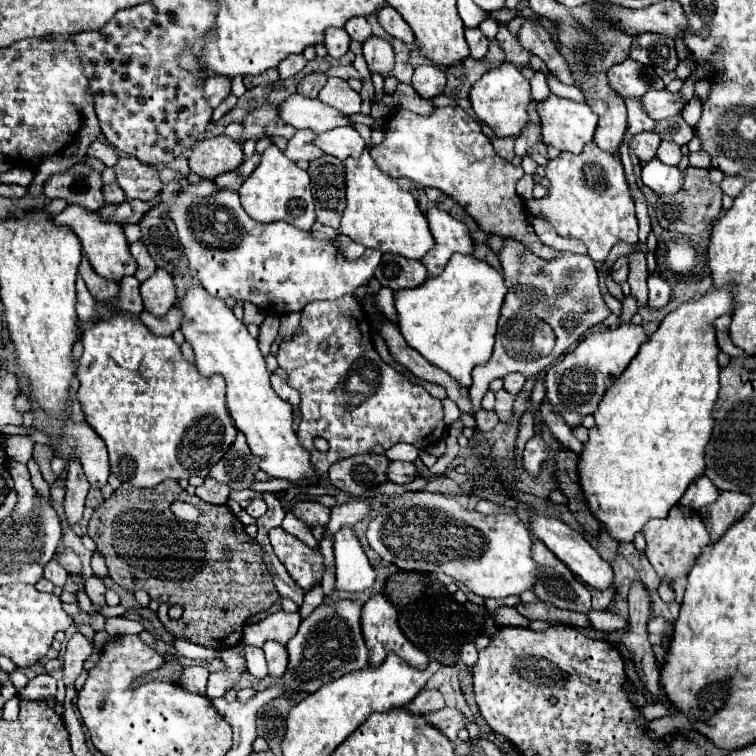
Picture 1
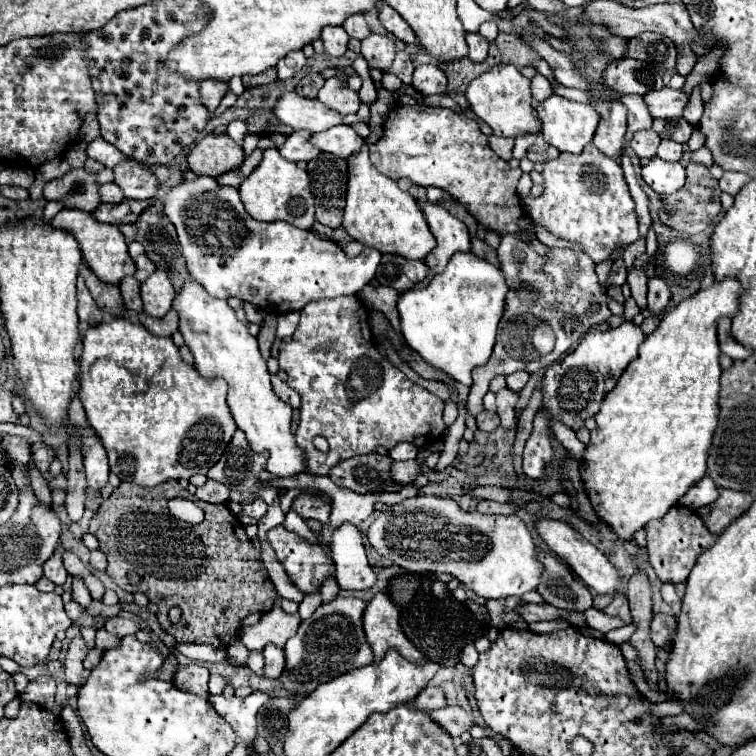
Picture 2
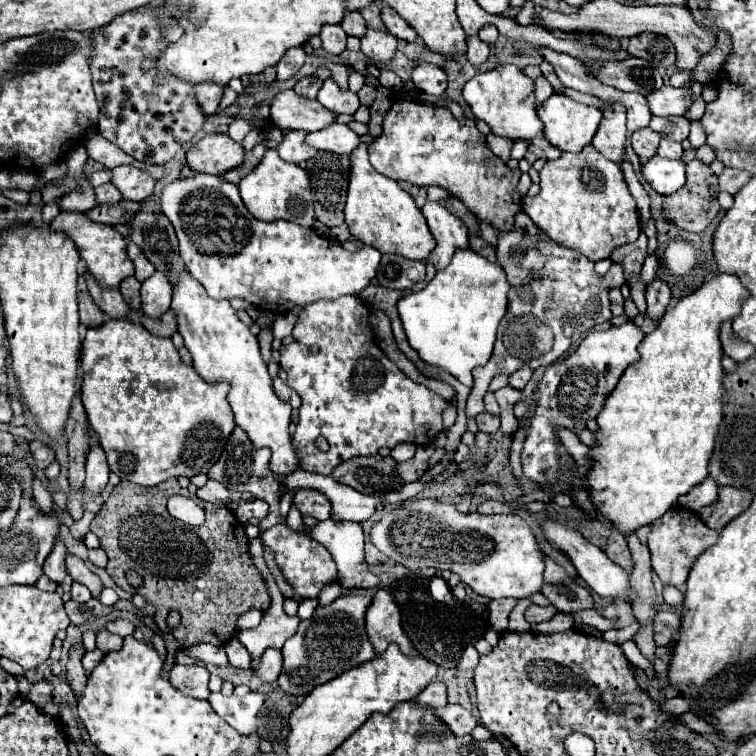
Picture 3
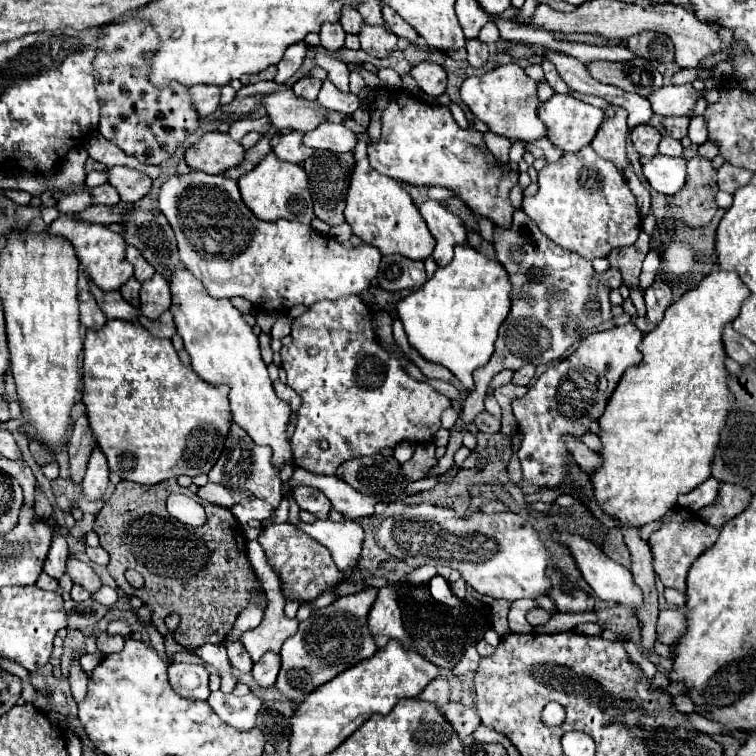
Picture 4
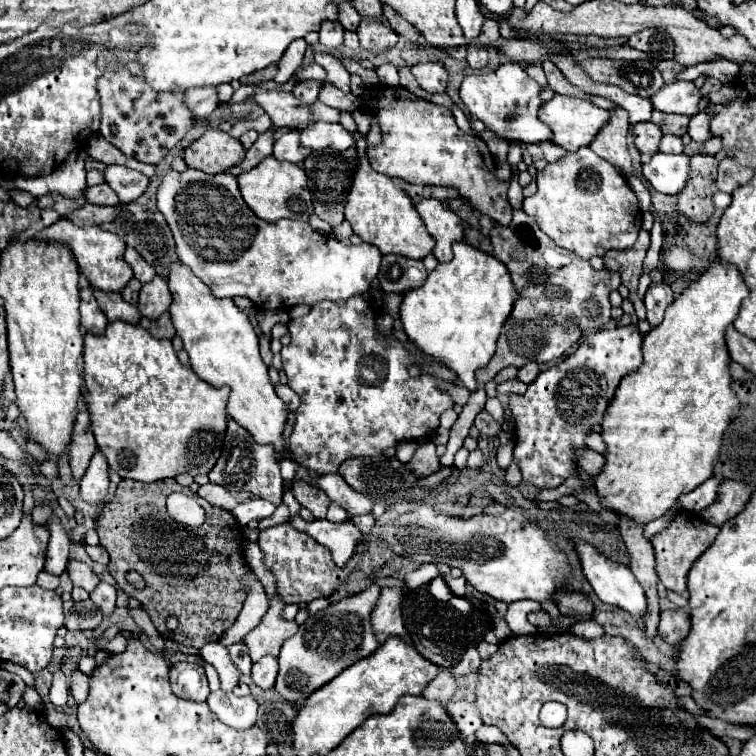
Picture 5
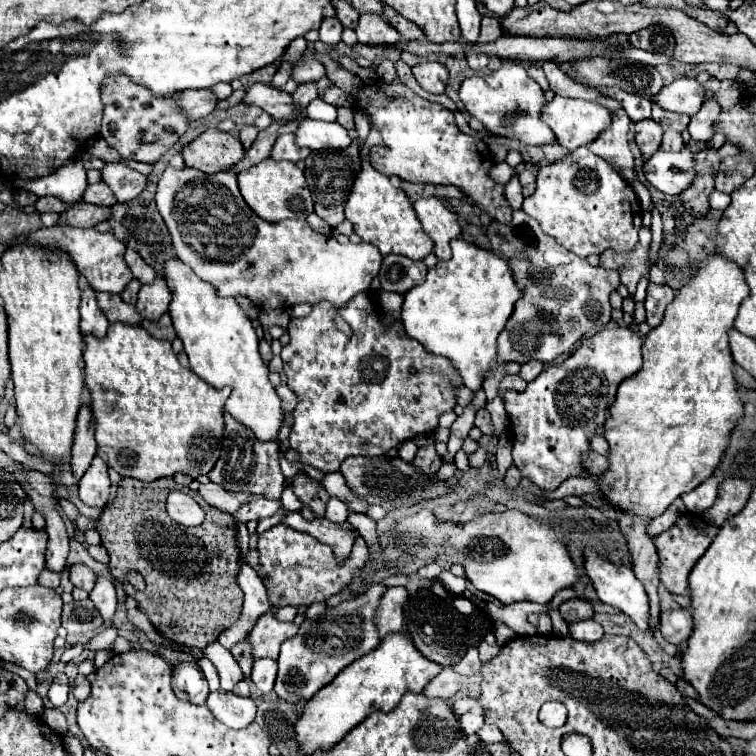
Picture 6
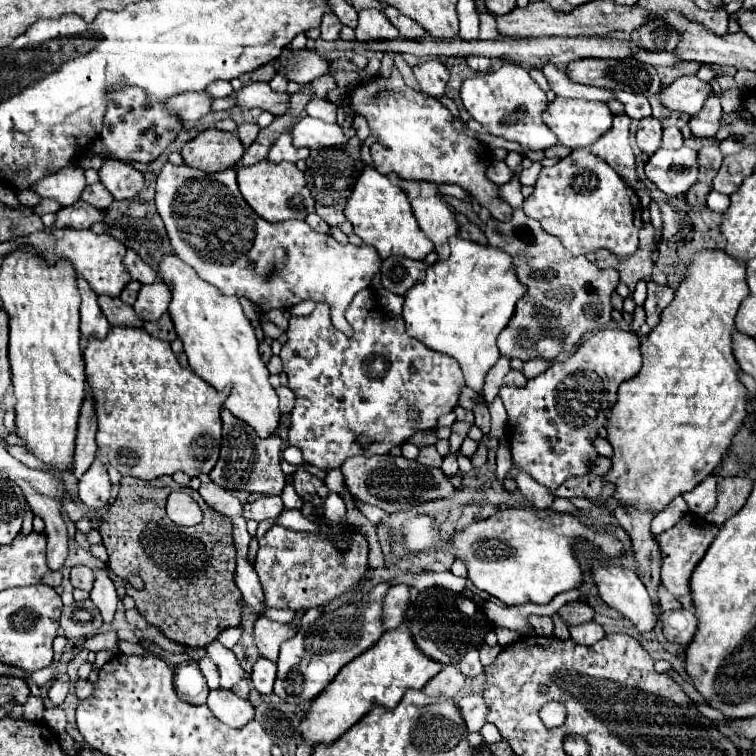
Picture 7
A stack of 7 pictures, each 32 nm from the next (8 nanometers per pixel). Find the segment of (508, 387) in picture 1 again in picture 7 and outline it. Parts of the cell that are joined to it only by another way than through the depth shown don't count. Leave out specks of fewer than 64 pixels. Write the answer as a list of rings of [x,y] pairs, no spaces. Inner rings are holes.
[[[542,358],[528,360],[528,362],[524,364],[524,368],[522,368],[522,374],[524,374],[528,380],[532,380],[532,378],[536,378],[538,374],[542,374],[542,372],[546,370],[546,366],[550,366],[550,362],[544,362]]]

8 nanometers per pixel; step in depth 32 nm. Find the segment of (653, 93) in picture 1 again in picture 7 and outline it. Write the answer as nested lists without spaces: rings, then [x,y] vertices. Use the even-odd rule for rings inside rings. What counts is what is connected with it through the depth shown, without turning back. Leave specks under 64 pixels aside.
[[[682,76],[660,92],[660,104],[668,110],[694,116],[702,108],[710,92],[710,84],[700,82],[696,76]]]

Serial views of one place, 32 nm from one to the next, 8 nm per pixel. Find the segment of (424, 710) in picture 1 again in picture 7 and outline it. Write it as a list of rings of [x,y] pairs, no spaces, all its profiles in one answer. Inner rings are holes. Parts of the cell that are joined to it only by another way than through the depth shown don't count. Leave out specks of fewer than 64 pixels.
[[[452,664],[452,666],[444,666],[440,674],[436,674],[426,686],[424,686],[424,694],[428,696],[446,696],[446,698],[454,698],[466,684],[466,676],[460,674],[460,670]]]

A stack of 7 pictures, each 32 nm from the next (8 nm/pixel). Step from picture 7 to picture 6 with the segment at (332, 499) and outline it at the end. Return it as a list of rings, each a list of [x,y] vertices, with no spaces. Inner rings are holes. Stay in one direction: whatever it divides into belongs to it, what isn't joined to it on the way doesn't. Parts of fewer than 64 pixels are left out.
[[[330,498],[328,502],[328,508],[326,508],[326,518],[330,522],[346,522],[346,516],[348,516],[348,508],[344,502],[340,502],[338,498]]]

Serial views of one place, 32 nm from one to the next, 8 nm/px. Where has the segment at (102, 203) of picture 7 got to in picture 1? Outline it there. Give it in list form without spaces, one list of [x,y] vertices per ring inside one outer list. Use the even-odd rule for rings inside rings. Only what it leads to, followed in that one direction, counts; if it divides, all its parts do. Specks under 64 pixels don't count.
[[[108,184],[104,186],[104,198],[108,204],[122,204],[126,200],[126,194],[118,184]]]

